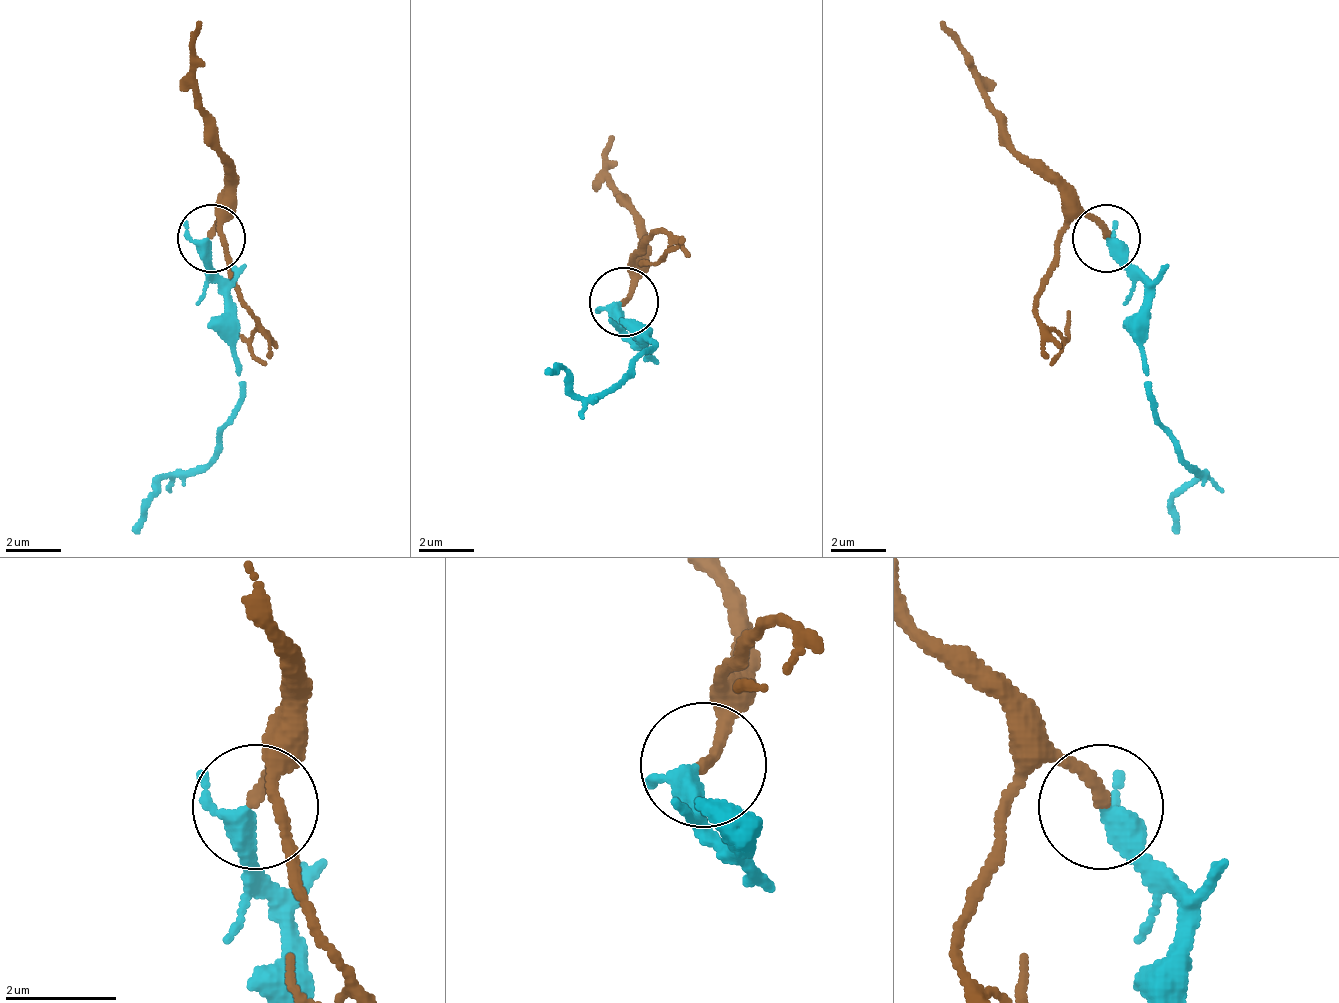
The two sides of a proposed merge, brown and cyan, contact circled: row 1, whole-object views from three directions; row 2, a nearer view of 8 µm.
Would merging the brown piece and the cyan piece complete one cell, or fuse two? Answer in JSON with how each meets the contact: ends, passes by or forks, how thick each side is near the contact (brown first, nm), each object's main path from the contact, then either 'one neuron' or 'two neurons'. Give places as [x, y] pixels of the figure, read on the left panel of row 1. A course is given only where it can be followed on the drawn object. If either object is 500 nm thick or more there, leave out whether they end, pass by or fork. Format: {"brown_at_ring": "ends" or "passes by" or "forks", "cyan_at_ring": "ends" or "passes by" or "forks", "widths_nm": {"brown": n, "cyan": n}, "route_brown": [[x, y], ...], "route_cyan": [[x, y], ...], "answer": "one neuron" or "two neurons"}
{"brown_at_ring": "ends", "cyan_at_ring": "passes by", "widths_nm": {"brown": 190, "cyan": 320}, "route_brown": [[209, 236], [223, 154], [195, 71], [202, 23]], "route_cyan": [[209, 236], [223, 284], [244, 401], [182, 477], [147, 504], [134, 532]], "answer": "one neuron"}

